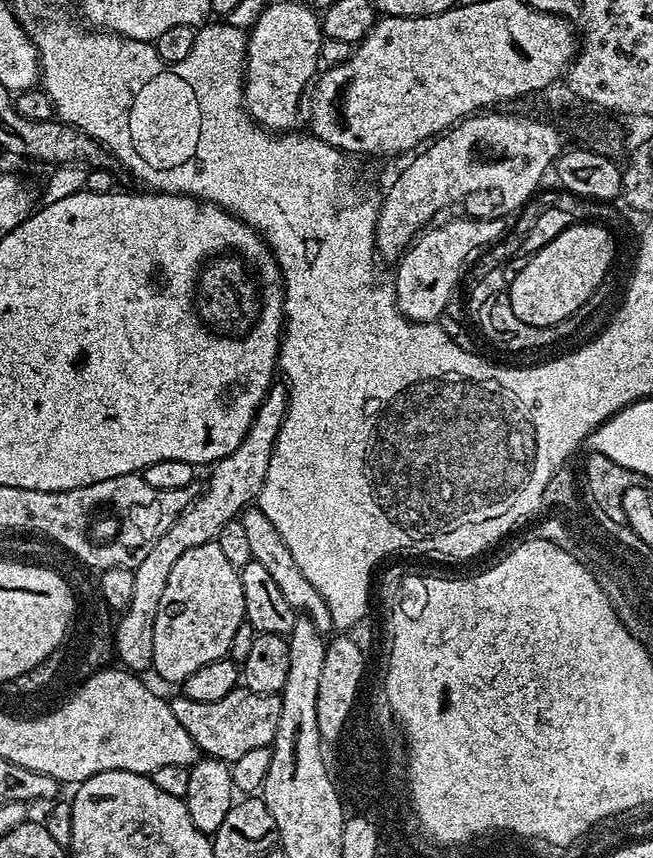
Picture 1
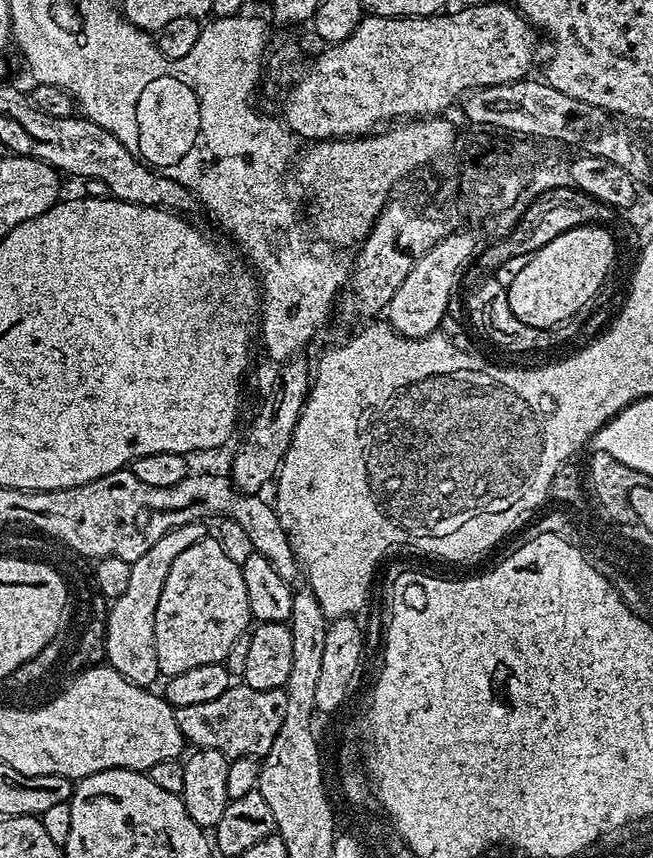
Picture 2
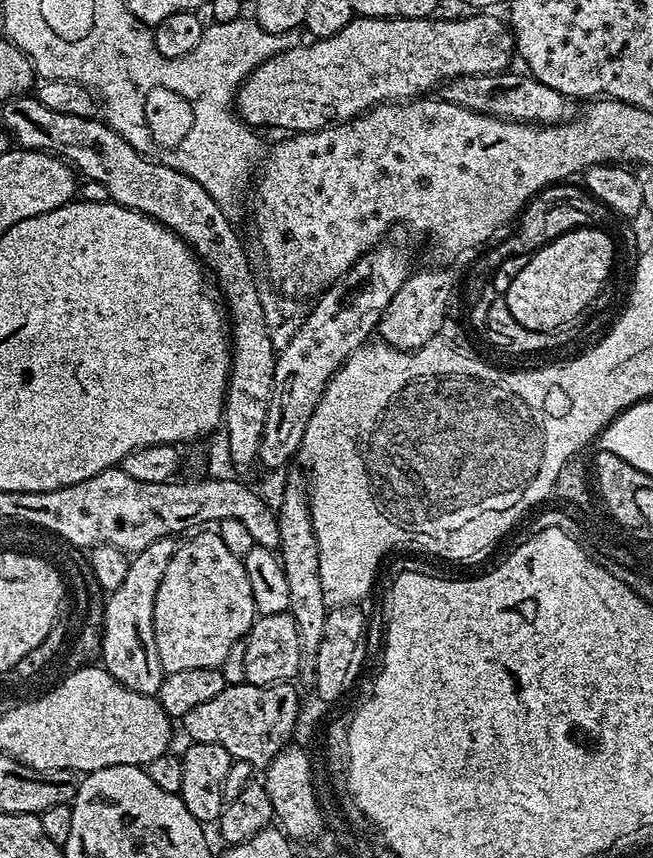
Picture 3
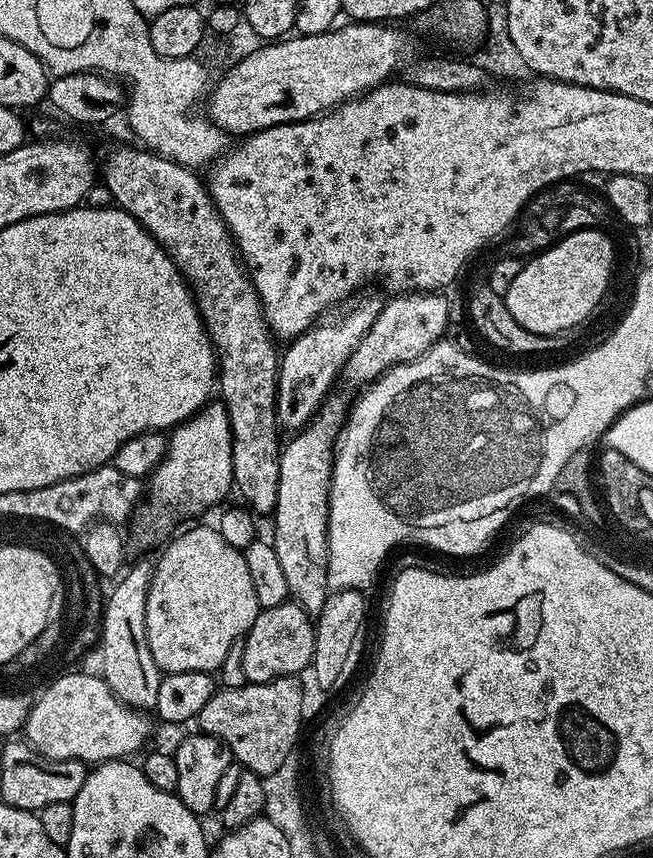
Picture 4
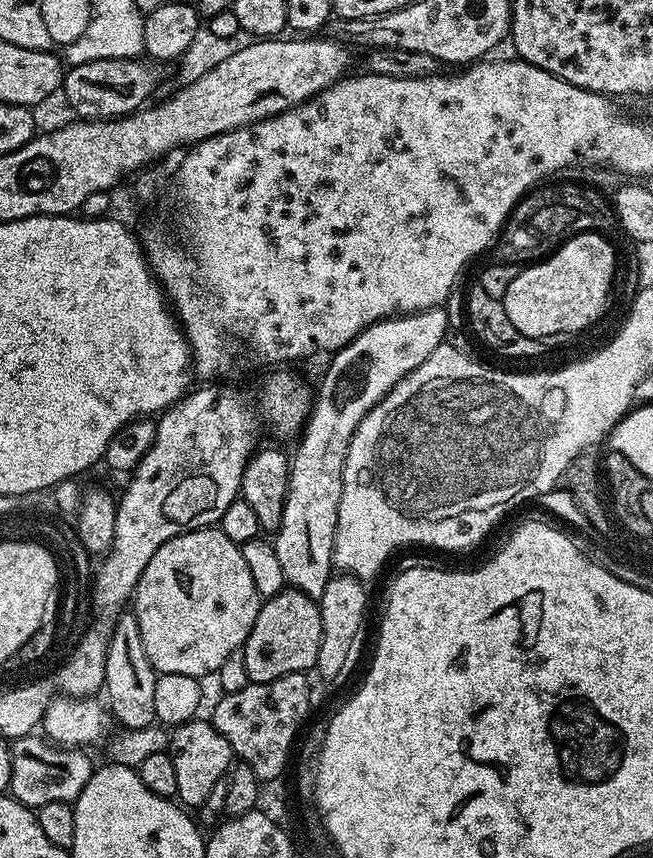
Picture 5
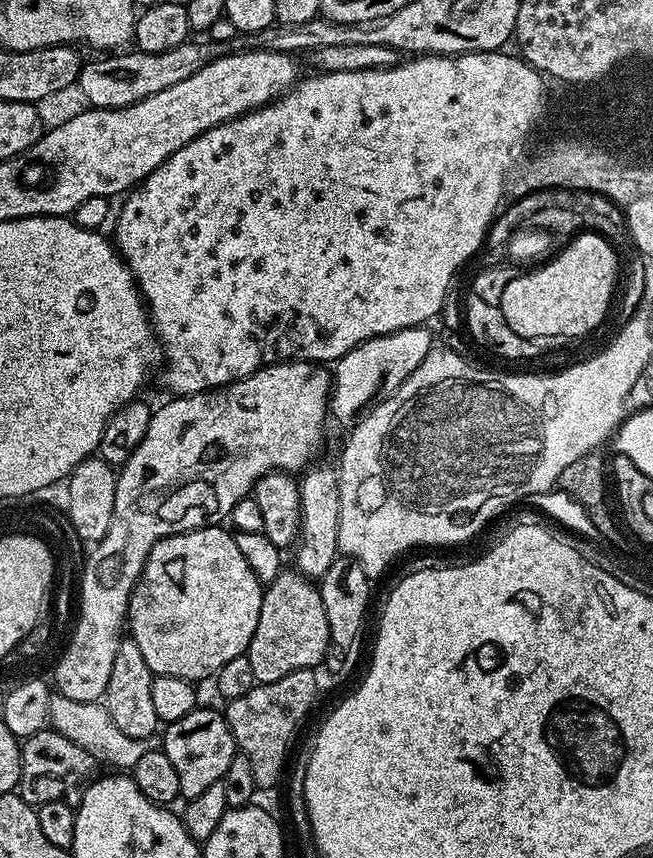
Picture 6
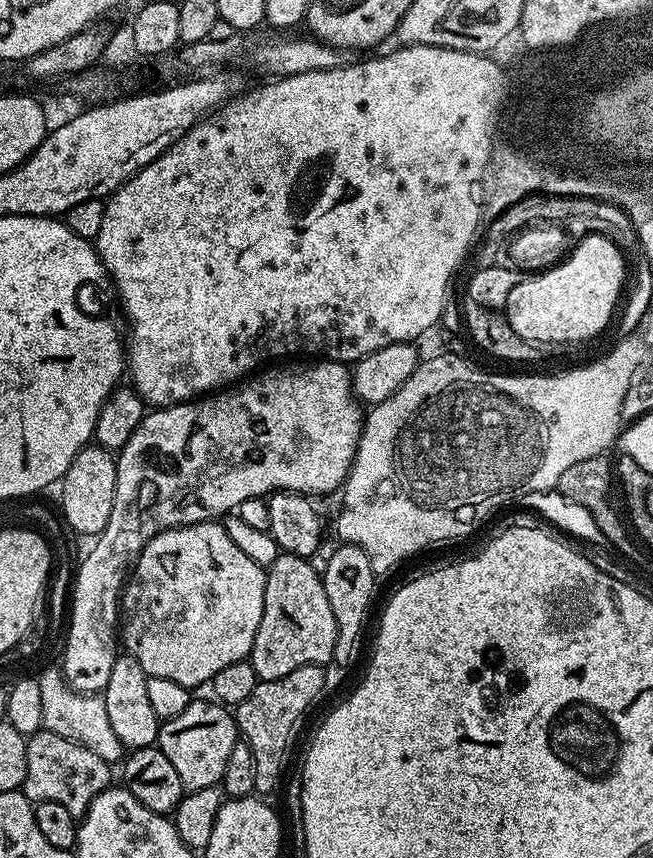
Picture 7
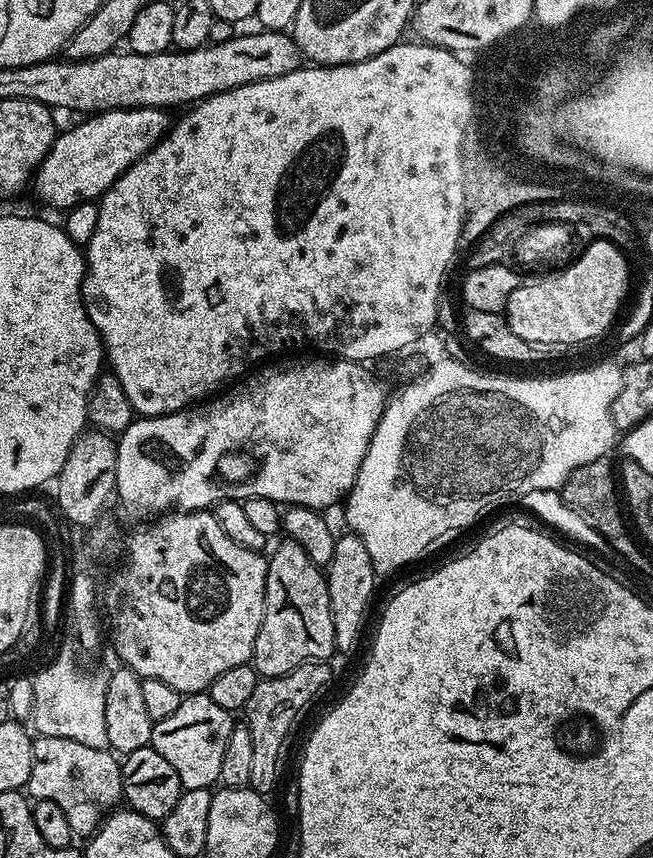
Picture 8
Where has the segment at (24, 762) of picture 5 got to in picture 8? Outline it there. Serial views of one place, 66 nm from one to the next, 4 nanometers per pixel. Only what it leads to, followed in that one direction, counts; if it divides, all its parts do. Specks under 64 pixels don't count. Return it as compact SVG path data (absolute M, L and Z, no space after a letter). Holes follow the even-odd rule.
M37 735L32 742L32 765L26 792L33 801L54 802L66 814L73 837L88 838L121 803L124 791L120 765L121 761L111 751L82 746L82 742L70 738Z

